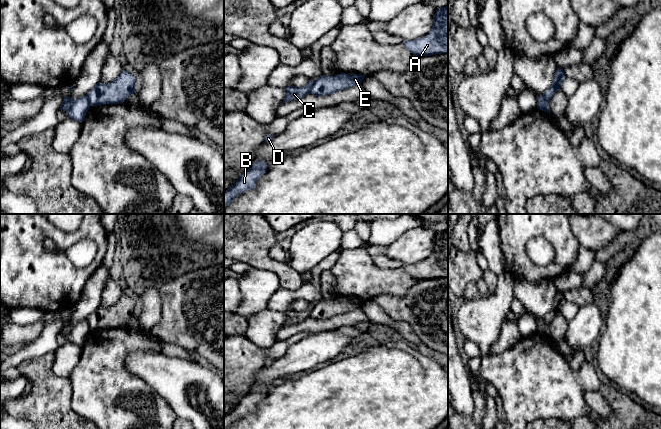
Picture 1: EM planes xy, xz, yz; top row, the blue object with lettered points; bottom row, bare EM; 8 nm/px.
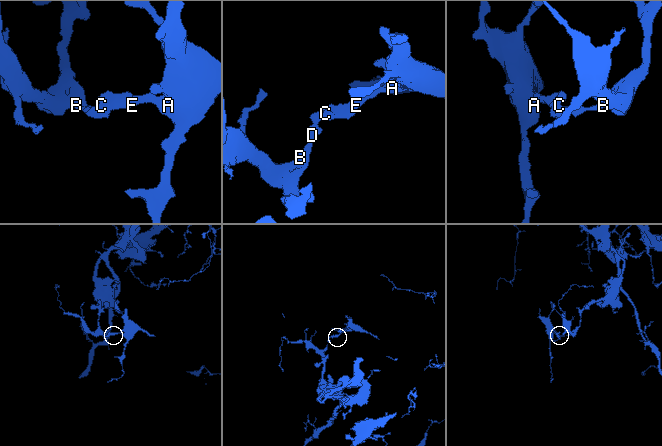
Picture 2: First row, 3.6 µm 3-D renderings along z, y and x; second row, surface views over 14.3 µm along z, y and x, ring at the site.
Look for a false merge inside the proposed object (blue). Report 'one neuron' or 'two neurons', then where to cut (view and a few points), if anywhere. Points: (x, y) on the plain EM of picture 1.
two neurons; cut in xz along (313, 306), (308, 317)

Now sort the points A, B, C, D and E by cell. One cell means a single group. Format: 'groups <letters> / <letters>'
groups A E / B C D

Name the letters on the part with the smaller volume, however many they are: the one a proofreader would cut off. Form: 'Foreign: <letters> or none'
Foreign: A, E

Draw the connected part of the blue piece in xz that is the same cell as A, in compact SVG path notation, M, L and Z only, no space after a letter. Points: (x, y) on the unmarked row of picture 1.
M448 230L437 232L433 251L426 260L402 268L416 280L448 277Z

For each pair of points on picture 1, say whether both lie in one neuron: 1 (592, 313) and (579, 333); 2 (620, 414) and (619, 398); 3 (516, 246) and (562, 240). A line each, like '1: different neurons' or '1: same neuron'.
1: same neuron
2: same neuron
3: same neuron

